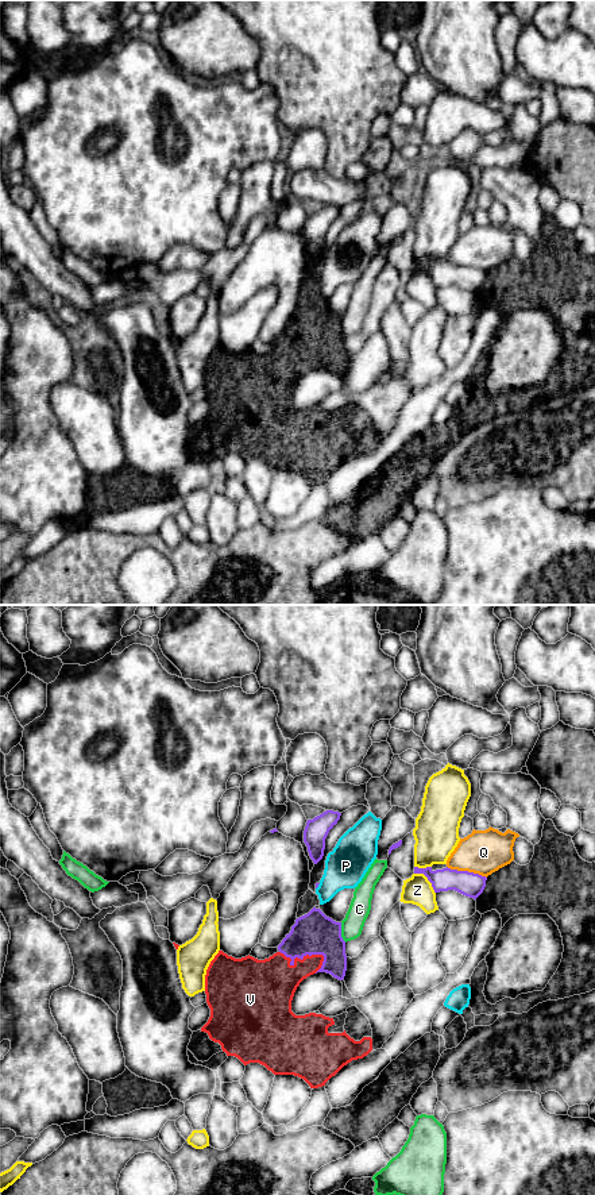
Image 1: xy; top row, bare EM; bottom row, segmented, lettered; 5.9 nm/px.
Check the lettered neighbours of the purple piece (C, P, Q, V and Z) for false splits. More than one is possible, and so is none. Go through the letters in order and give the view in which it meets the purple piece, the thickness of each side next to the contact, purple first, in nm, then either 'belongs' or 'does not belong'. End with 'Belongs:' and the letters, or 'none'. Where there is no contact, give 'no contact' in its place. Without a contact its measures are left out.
C: meets purple in xy; 260 nm thick on the purple side, 130 nm on the other; does not belong
P: meets purple in xy; 20 nm thick on the purple side, 240 nm on the other; does not belong
Q: meets purple in xy; 150 nm thick on the purple side, 260 nm on the other; does not belong
V: meets purple in xy; 260 nm thick on the purple side, 300 nm on the other; belongs
Z: meets purple in xy; 140 nm thick on the purple side, 170 nm on the other; does not belong
Belongs: V

